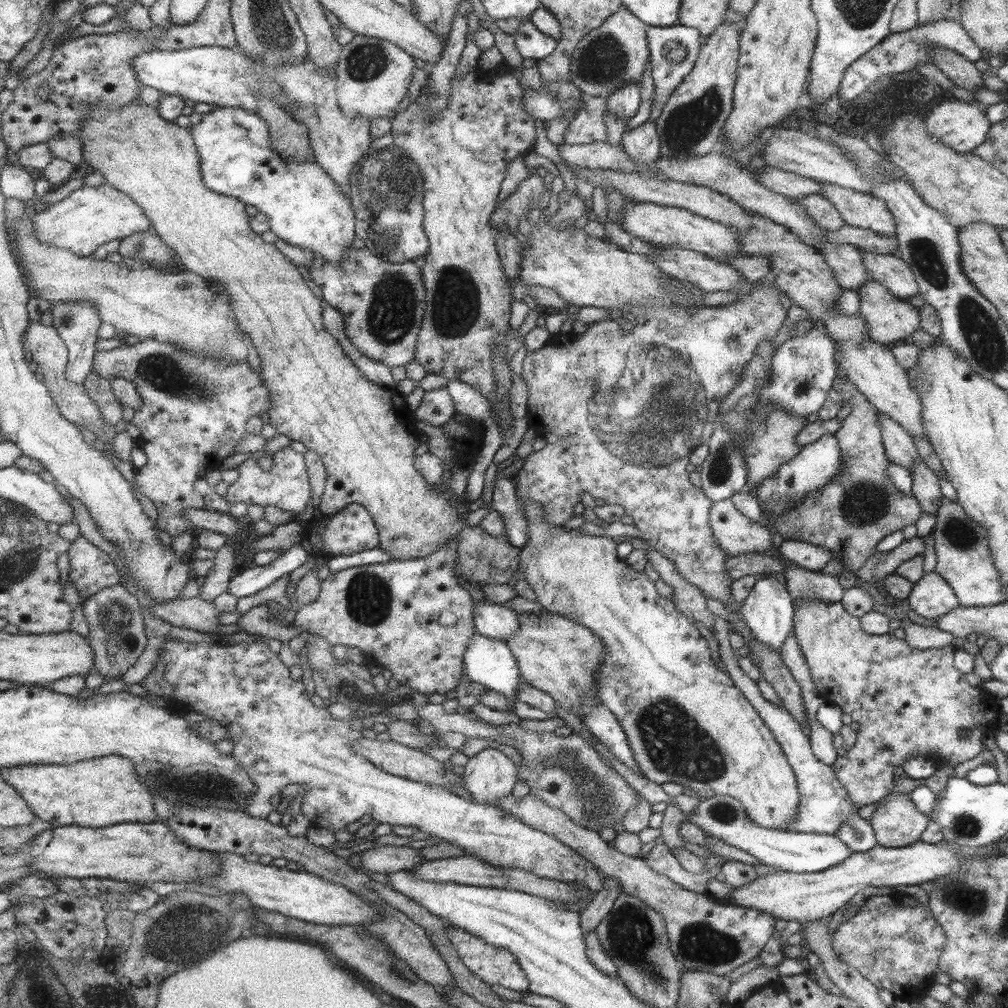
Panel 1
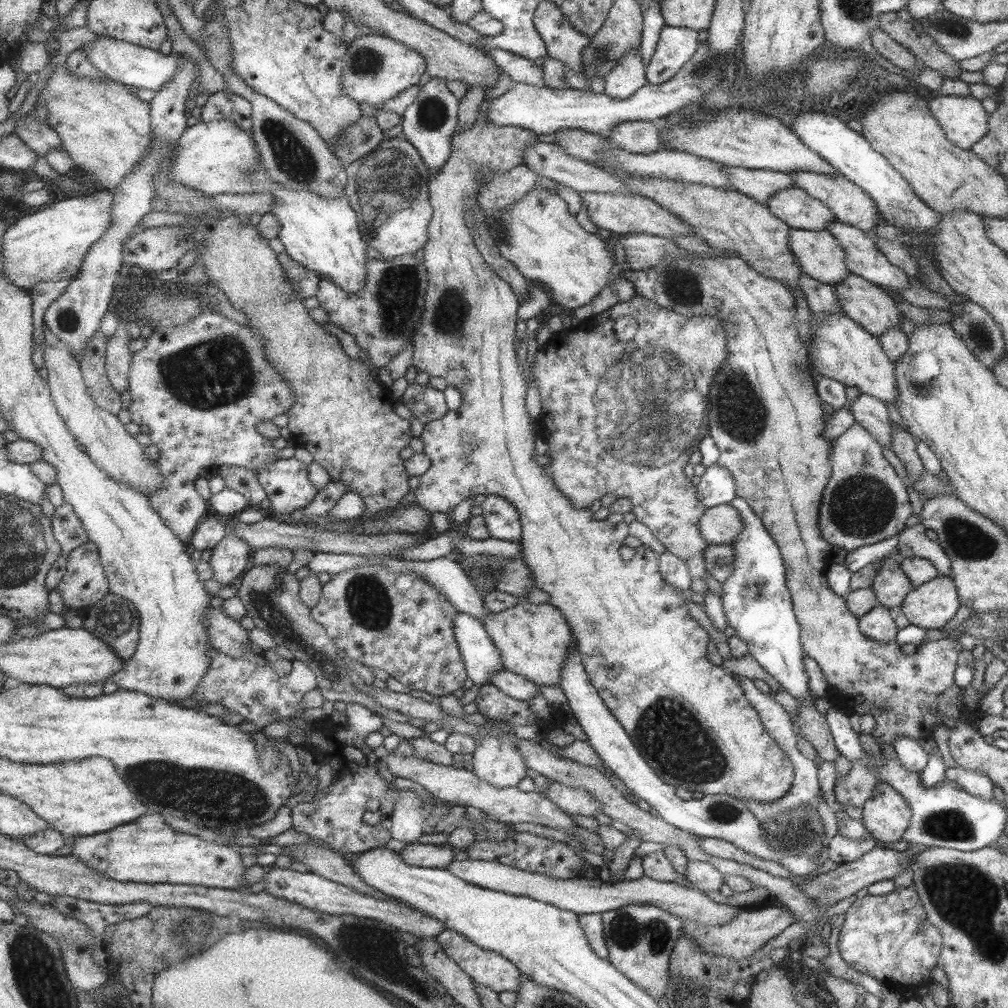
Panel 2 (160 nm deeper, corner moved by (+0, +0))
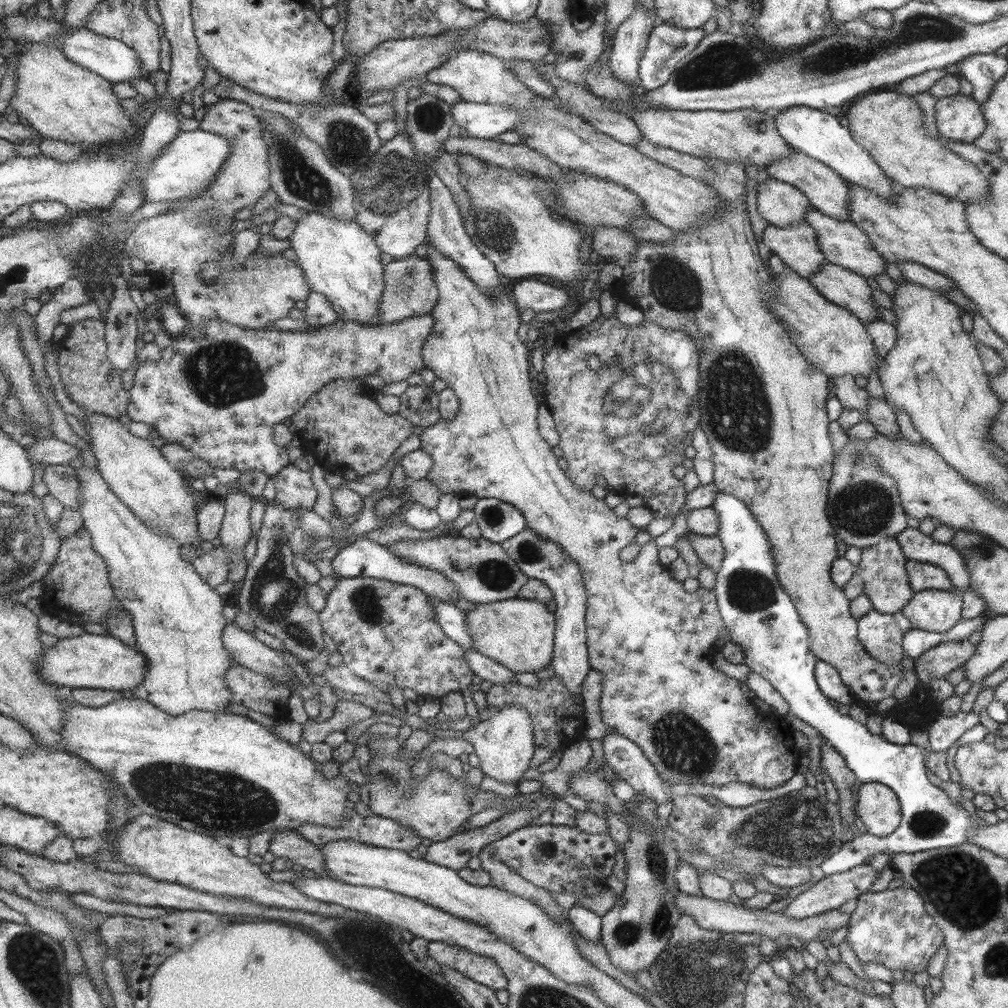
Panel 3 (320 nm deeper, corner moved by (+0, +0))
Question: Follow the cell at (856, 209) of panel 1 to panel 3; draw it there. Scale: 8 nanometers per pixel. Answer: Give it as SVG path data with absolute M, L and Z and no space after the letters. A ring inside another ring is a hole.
M793 150L784 157L779 157L761 169L763 169L770 178L783 181L785 184L794 185L795 188L799 189L799 192L803 193L803 196L807 197L811 207L817 210L817 212L823 213L834 220L849 221L849 211L847 211L848 202L846 199L848 190L846 183L834 169L829 168L821 161L813 160L811 157Z

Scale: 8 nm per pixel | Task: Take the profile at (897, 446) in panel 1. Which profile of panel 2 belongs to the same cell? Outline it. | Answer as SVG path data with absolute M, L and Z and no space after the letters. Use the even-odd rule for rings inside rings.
M860 393L849 409L854 422L859 424L878 444L891 450L891 425L887 408L882 400Z

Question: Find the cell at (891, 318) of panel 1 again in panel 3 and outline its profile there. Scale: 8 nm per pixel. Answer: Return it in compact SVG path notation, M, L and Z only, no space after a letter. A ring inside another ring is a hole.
M825 262L808 280L831 304L847 309L863 324L880 318L875 312L878 306L874 305L870 297L870 287L865 277L858 273Z

